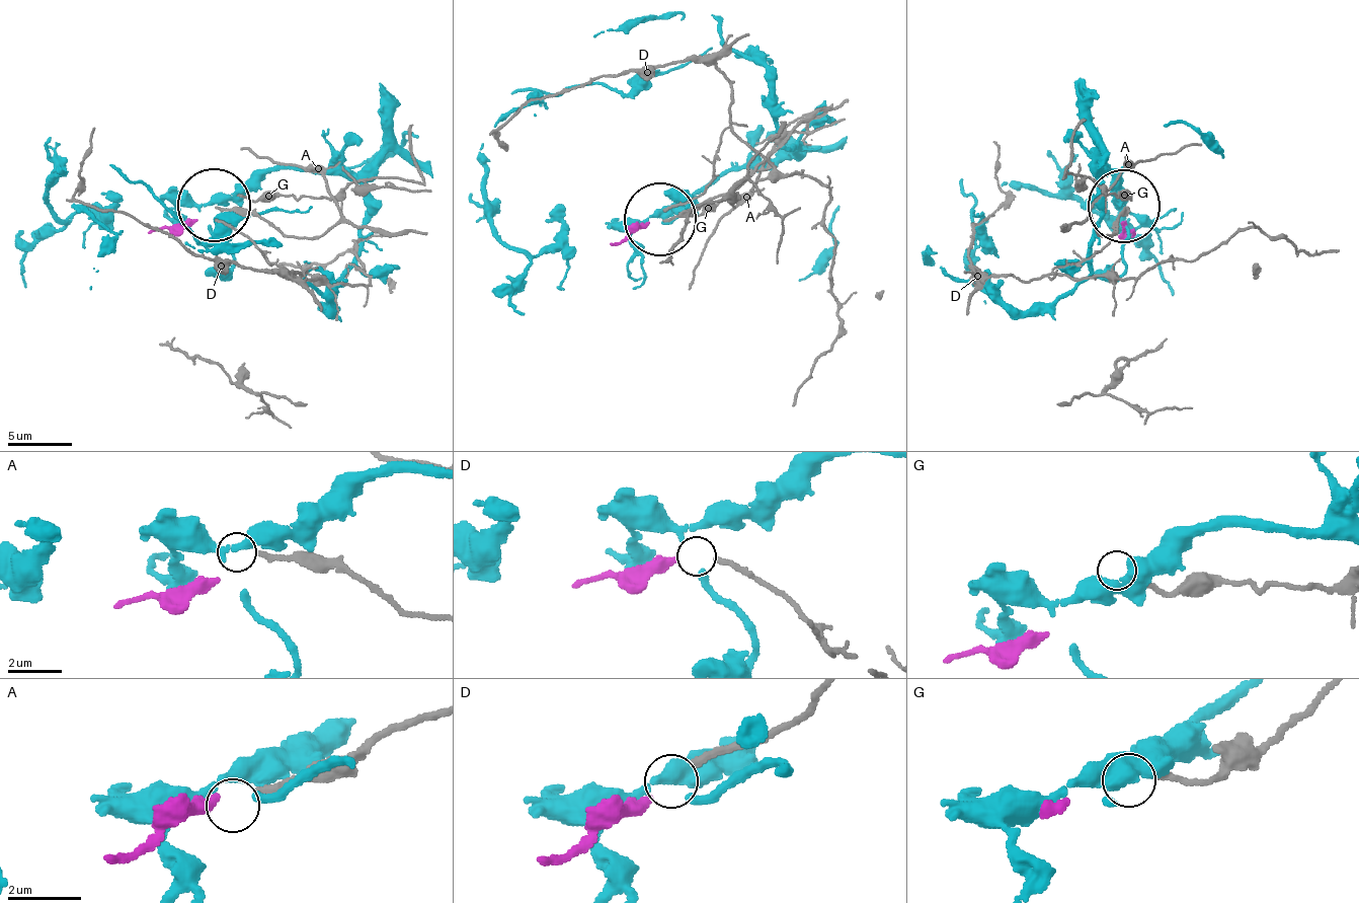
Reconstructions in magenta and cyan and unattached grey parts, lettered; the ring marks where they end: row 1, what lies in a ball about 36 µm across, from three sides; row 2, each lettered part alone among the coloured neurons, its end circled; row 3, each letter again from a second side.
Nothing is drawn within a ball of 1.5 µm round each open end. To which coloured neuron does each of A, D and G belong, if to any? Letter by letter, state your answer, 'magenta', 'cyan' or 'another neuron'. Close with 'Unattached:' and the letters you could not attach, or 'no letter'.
A: another neuron
D: another neuron
G: another neuron
Unattached: A, D, G

